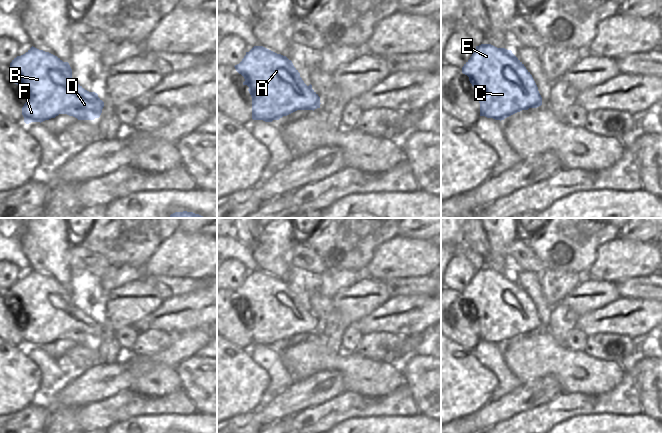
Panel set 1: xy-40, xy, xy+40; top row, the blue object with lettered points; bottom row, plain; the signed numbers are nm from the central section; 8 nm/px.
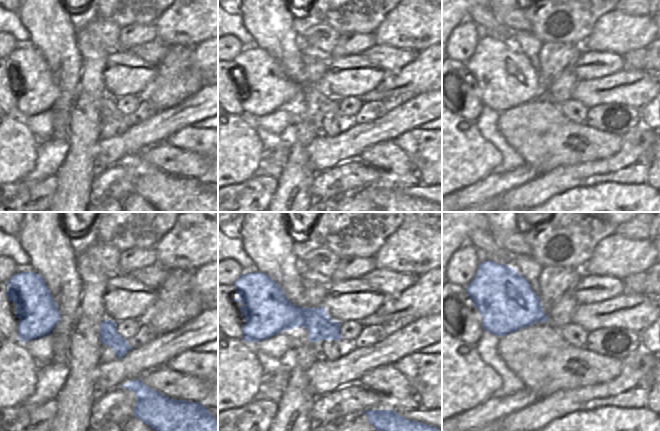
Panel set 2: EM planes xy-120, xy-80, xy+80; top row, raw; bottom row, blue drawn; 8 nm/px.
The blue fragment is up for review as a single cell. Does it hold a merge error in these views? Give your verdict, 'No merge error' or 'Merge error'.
No merge error

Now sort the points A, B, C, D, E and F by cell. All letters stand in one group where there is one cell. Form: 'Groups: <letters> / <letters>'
Groups: A B C D E F

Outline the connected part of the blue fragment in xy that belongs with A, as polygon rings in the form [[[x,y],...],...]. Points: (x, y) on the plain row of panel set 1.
[[[254,270],[234,291],[244,301],[243,309],[249,311],[248,315],[252,321],[253,344],[272,346],[297,334],[314,335],[320,332],[320,321],[312,313],[311,308],[307,310],[304,307],[292,285],[286,280],[263,270]]]

